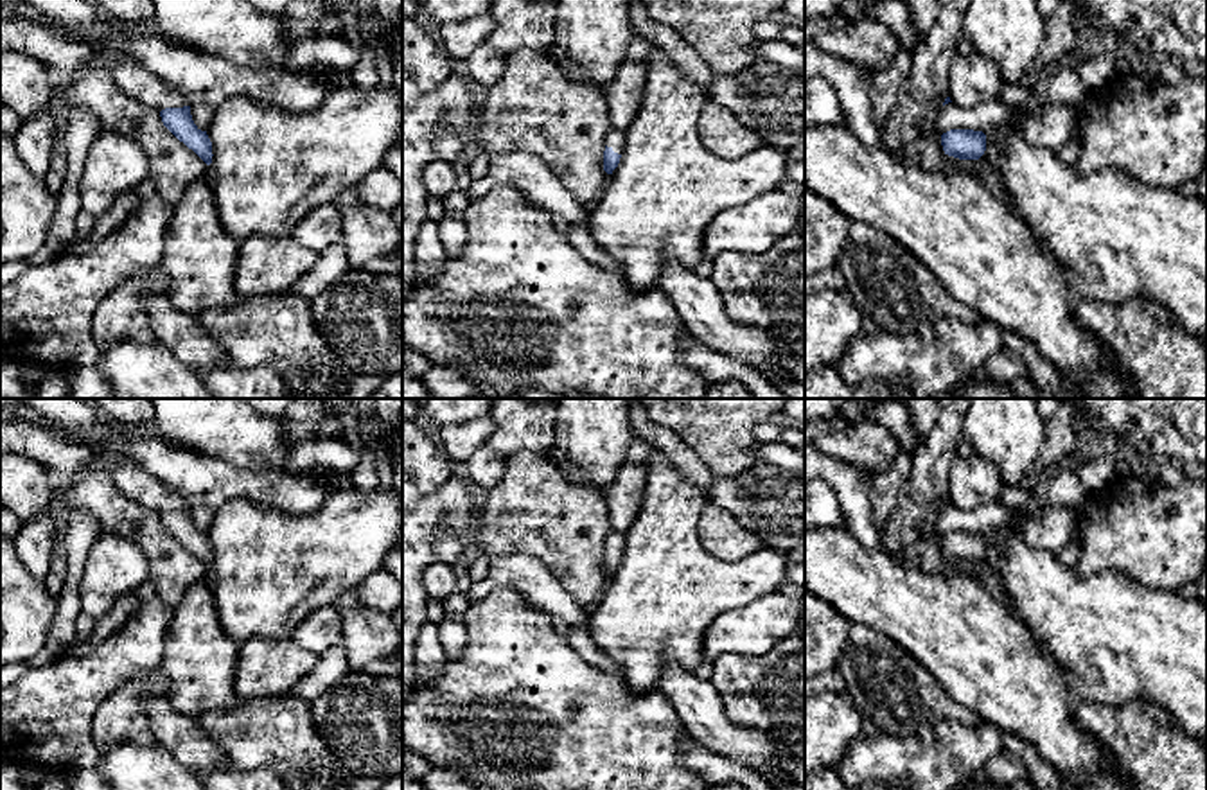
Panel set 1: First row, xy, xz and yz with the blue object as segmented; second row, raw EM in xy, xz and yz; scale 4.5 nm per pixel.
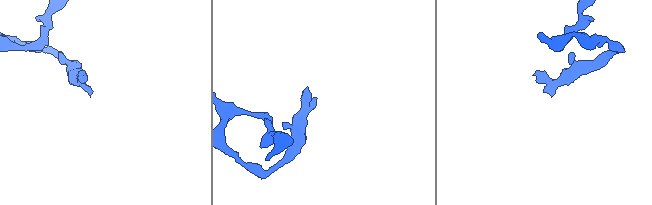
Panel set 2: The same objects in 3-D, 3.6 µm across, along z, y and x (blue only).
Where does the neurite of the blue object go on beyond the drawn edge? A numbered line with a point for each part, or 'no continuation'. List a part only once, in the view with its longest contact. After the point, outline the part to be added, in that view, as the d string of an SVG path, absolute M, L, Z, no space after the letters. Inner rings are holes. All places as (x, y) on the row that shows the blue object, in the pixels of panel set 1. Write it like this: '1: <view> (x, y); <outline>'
1: xz (615, 139); M611 127L605 136L605 145L611 147L614 153L621 154L625 145L625 131Z

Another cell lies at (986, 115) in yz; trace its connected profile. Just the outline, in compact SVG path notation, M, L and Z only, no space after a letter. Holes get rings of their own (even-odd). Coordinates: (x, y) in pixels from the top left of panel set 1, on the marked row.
M997 99L977 104L975 108L961 108L954 102L945 104L936 118L939 135L950 129L974 129L988 133L997 126L1011 122L1018 110L999 102Z

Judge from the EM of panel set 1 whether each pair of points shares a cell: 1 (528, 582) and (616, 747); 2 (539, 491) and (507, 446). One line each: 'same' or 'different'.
1: different
2: different

